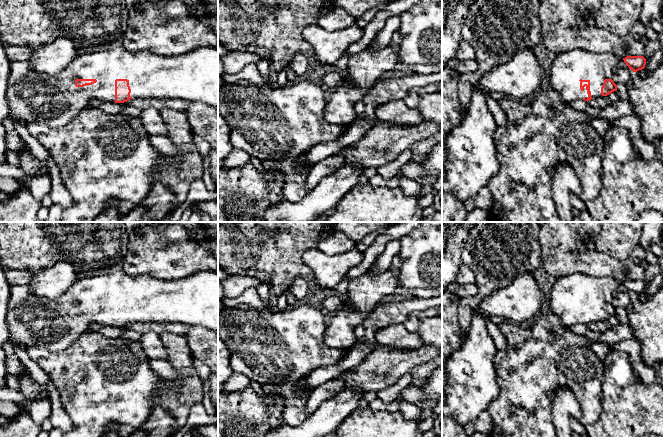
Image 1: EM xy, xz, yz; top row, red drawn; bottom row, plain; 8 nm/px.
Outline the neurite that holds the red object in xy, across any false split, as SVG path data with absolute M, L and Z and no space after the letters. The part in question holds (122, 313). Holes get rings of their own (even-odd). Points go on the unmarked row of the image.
M122 269L96 272L78 279L69 290L56 300L31 292L29 284L10 287L6 322L10 340L17 347L44 348L59 352L91 332L91 325L124 327L132 322L175 322L201 326L218 334L218 271L199 271L181 279L158 279L150 275L131 277Z

